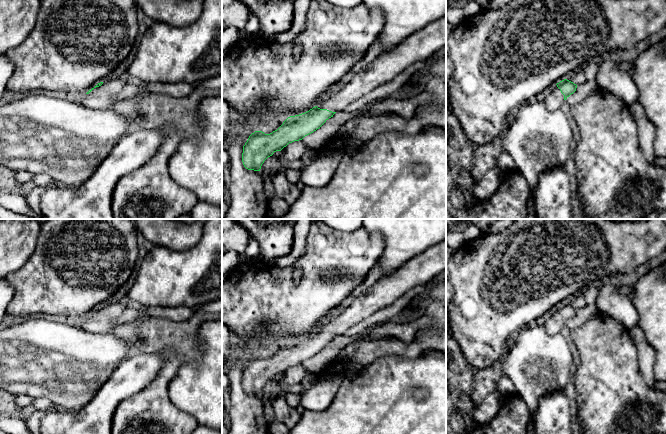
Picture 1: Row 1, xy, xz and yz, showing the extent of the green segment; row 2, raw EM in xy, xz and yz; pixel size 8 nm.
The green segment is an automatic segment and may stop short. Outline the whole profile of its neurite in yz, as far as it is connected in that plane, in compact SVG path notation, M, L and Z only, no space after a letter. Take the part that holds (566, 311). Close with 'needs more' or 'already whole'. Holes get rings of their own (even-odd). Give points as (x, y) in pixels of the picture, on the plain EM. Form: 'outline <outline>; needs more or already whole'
outline M564 303L546 315L542 320L543 325L549 335L561 332L565 324L576 315L577 309Z; needs more

